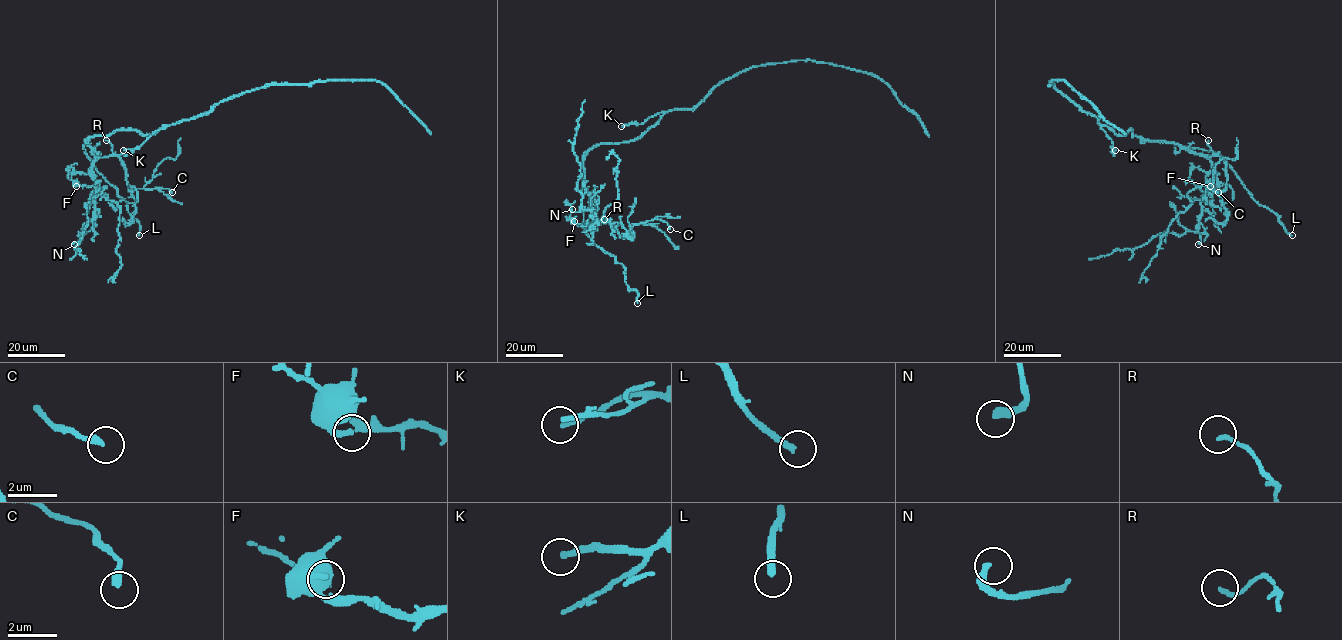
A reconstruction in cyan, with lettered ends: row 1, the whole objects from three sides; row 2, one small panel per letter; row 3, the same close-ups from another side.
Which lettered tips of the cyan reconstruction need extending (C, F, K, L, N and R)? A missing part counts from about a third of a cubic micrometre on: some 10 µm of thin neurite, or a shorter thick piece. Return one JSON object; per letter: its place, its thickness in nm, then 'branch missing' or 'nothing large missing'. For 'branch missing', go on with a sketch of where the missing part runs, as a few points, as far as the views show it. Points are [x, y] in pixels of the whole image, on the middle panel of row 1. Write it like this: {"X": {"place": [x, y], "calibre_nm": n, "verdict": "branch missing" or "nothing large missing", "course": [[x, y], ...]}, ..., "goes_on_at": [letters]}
{"C": {"place": [670, 229], "calibre_nm": 260, "verdict": "nothing large missing"}, "F": {"place": [574, 221], "calibre_nm": 220, "verdict": "nothing large missing"}, "K": {"place": [621, 126], "calibre_nm": 240, "verdict": "branch missing"}, "L": {"place": [637, 303], "calibre_nm": 260, "verdict": "branch missing"}, "N": {"place": [572, 209], "calibre_nm": 300, "verdict": "branch missing"}, "R": {"place": [604, 219], "calibre_nm": 150, "verdict": "nothing large missing"}, "goes_on_at": ["K", "L", "N"]}

